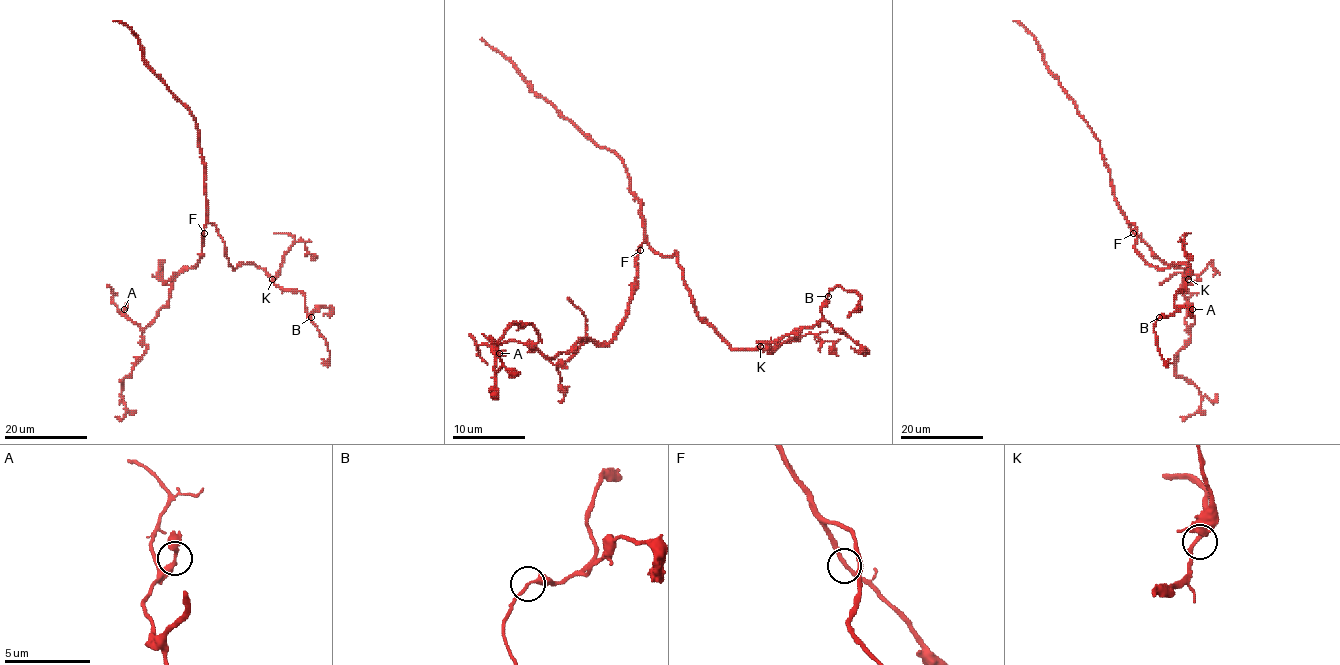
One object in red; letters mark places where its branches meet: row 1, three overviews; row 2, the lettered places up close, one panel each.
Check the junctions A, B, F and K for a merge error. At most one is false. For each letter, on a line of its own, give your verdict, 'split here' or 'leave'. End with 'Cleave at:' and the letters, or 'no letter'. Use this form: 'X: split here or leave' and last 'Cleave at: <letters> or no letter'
A: leave
B: leave
F: leave
K: leave
Cleave at: no letter

